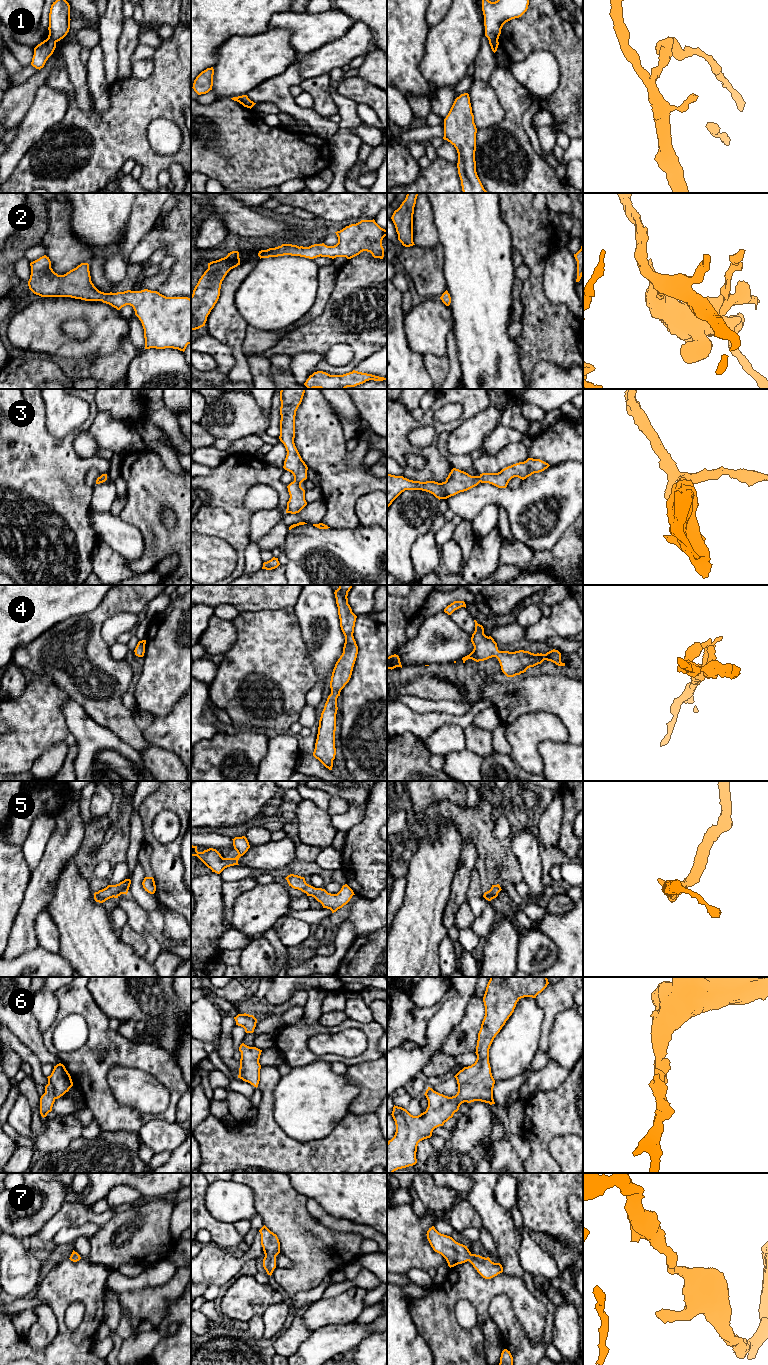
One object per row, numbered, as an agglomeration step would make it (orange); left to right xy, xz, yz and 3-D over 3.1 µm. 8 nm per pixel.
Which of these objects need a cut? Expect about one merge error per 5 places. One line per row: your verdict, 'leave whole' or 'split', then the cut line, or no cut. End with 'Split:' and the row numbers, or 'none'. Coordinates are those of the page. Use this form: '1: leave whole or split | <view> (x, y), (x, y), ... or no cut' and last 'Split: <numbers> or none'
1: split | yz (489, 39), (497, 40)
2: leave whole | no cut
3: leave whole | no cut
4: leave whole | no cut
5: leave whole | no cut
6: leave whole | no cut
7: leave whole | no cut
Split: 1

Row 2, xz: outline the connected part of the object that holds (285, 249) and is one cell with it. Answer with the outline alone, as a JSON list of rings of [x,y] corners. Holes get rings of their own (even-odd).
[[[374,219],[361,220],[335,233],[338,237],[338,243],[334,246],[327,246],[324,243],[314,244],[309,247],[282,244],[275,248],[259,251],[258,256],[260,259],[284,255],[300,256],[309,259],[320,256],[332,259],[336,257],[351,259],[361,252],[367,251],[374,258],[383,259],[384,248],[382,240],[387,236],[387,230],[381,228]]]

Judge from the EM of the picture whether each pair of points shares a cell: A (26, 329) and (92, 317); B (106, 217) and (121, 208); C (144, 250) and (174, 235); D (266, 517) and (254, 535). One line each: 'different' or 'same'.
A: same
B: same
C: same
D: same

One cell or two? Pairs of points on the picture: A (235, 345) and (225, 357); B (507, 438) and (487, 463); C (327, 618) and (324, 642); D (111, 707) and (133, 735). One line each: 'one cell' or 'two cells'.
A: two cells
B: two cells
C: one cell
D: one cell

